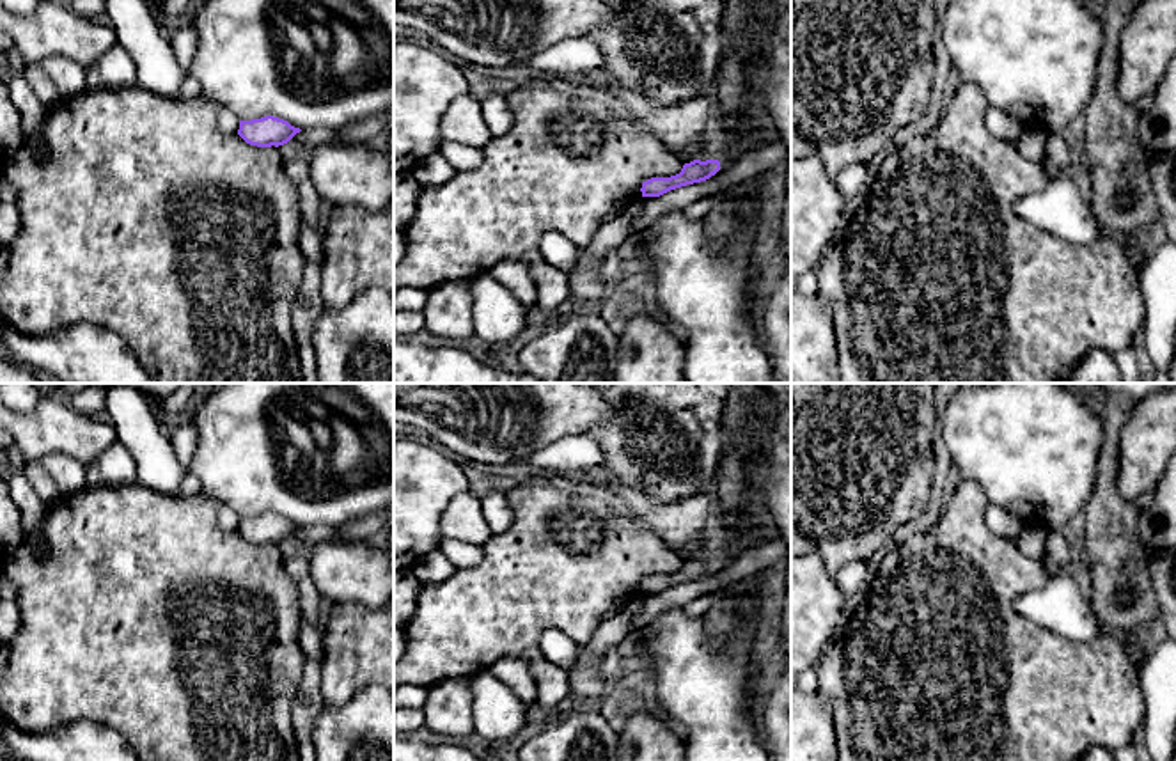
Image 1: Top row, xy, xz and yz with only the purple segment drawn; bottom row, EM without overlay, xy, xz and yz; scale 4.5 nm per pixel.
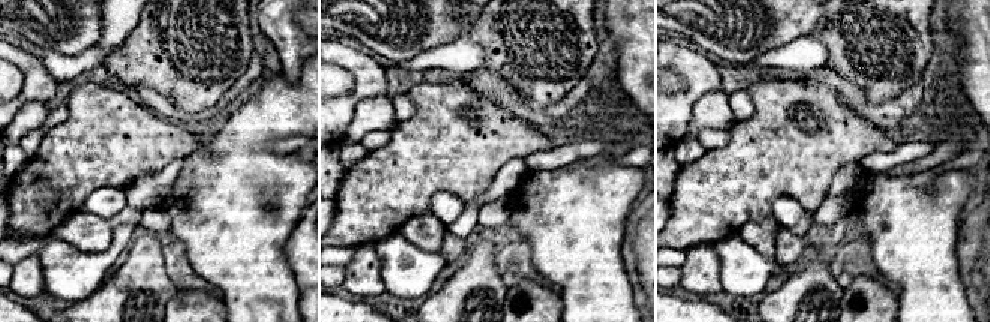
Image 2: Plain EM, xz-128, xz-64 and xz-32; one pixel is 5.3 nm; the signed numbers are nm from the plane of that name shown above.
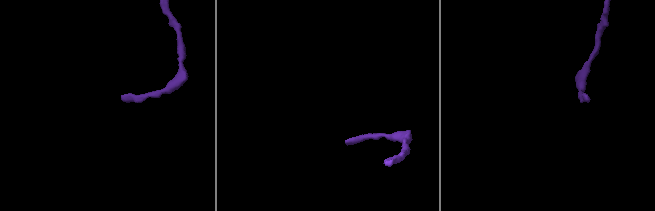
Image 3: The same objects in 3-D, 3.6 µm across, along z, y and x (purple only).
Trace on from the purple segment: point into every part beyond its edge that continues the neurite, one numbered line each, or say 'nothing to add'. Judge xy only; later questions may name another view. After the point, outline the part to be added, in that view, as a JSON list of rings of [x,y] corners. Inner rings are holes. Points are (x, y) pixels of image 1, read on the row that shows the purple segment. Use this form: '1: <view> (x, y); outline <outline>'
nothing to add

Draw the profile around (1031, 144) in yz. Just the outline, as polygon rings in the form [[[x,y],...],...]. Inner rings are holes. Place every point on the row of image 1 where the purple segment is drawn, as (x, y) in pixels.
[[[1025,128],[1020,138],[1015,142],[1015,147],[1029,160],[1036,163],[1047,163],[1045,147],[1052,133],[1045,128]]]

